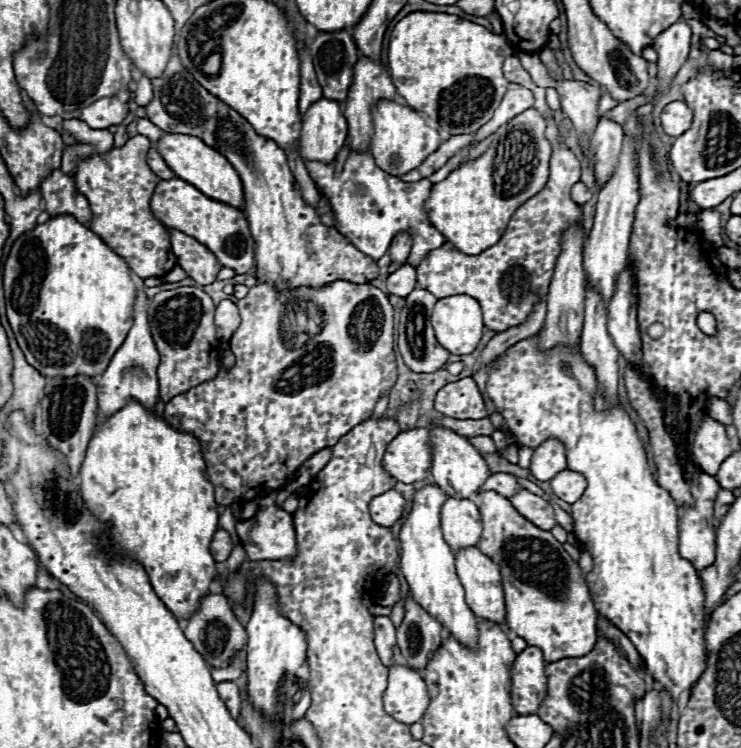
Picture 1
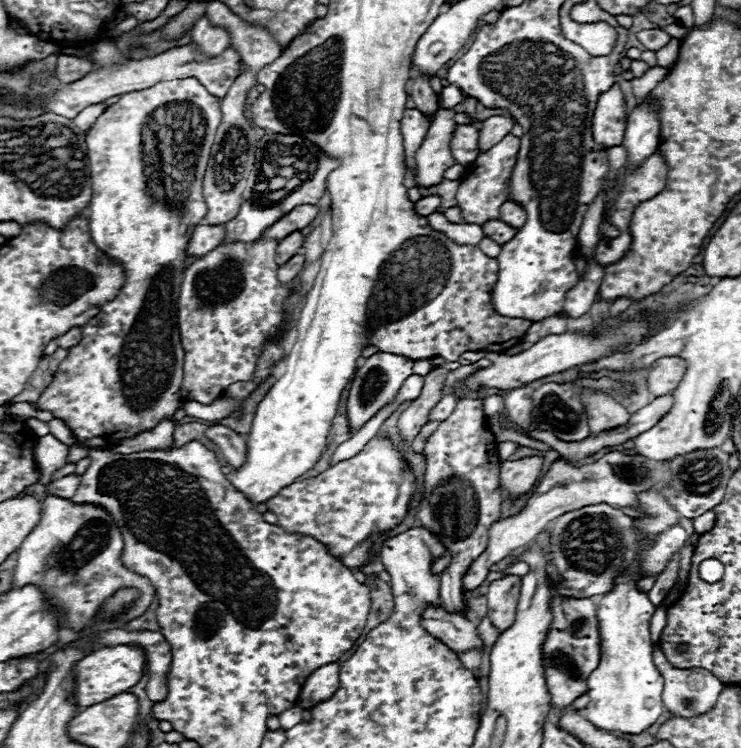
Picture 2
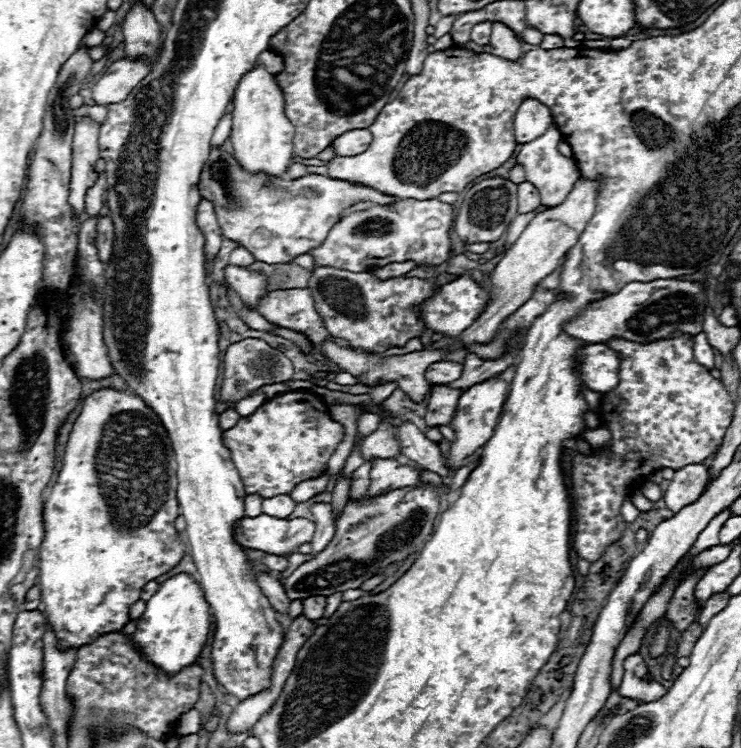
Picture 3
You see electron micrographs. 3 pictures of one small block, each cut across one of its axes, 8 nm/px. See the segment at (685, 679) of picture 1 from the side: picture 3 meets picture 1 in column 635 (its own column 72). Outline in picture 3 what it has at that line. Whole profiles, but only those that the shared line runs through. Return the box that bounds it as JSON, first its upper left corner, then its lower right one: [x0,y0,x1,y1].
[38,388,186,648]

